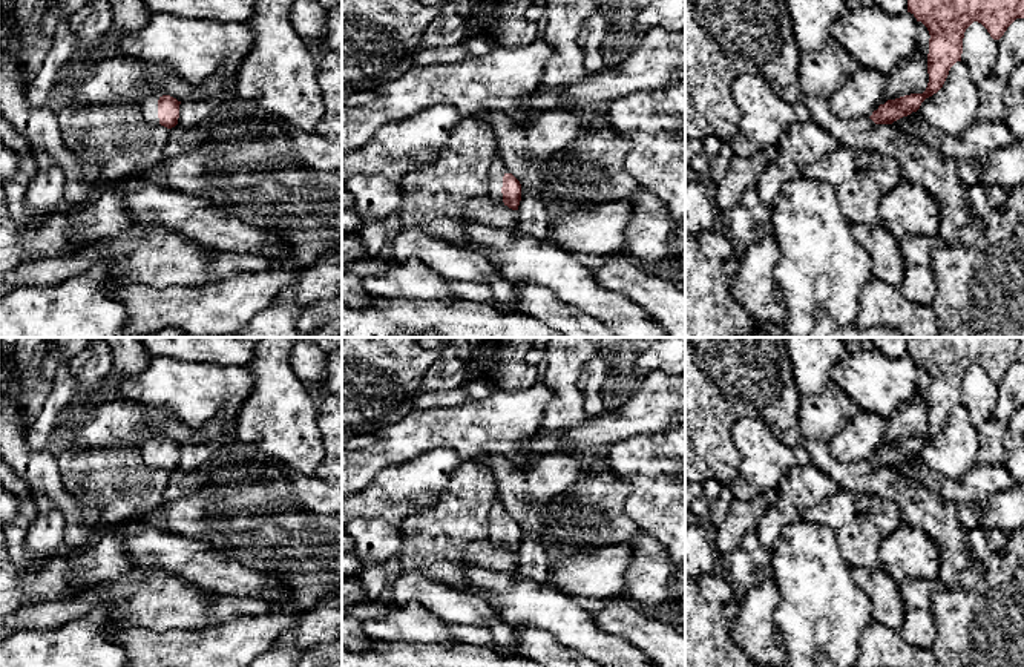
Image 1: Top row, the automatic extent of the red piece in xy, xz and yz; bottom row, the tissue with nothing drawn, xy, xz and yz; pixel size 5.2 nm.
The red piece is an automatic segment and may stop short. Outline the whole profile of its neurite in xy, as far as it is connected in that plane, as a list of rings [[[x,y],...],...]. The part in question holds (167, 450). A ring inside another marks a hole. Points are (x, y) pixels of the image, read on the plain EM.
[[[170,439],[162,440],[147,440],[138,448],[141,460],[150,468],[161,468],[167,472],[172,472],[178,468],[179,462],[179,448],[176,442]]]

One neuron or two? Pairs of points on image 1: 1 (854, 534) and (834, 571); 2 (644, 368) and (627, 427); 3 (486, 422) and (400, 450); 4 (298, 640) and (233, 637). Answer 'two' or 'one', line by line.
1: two
2: two
3: one
4: two

